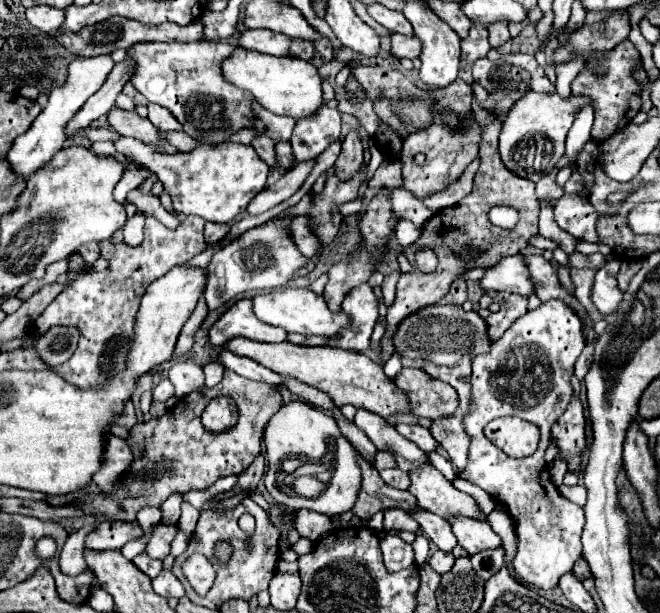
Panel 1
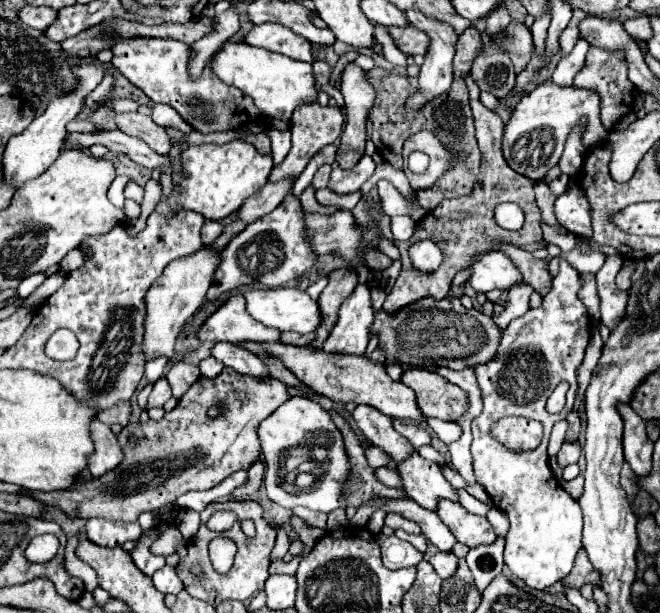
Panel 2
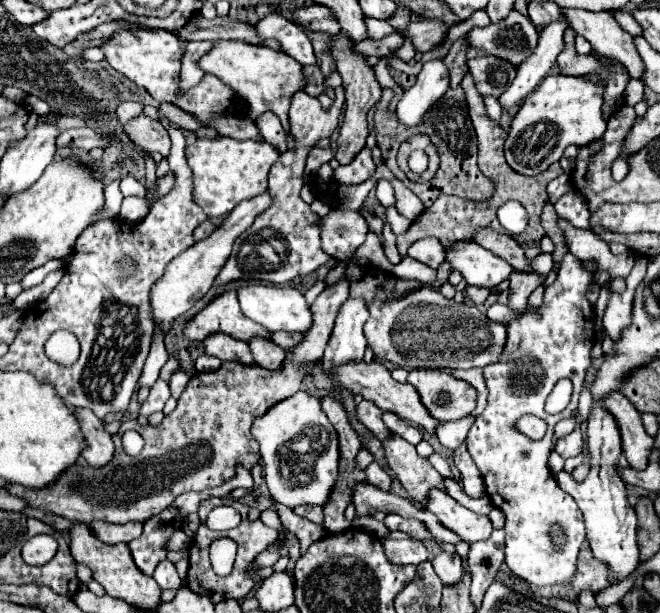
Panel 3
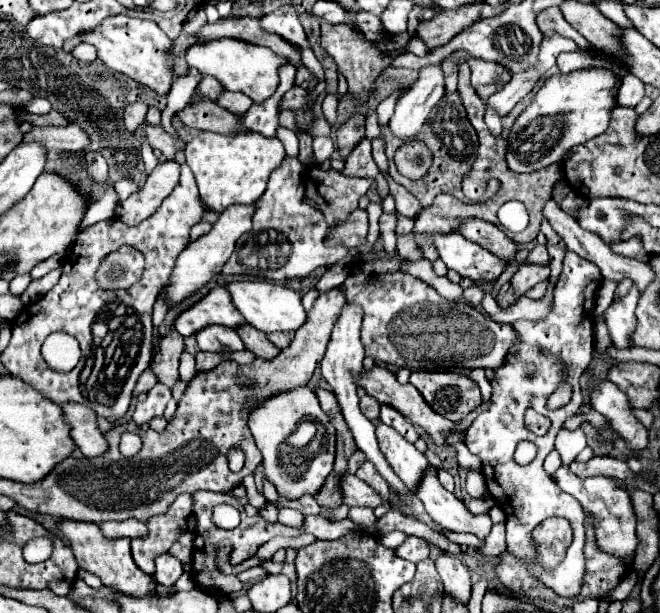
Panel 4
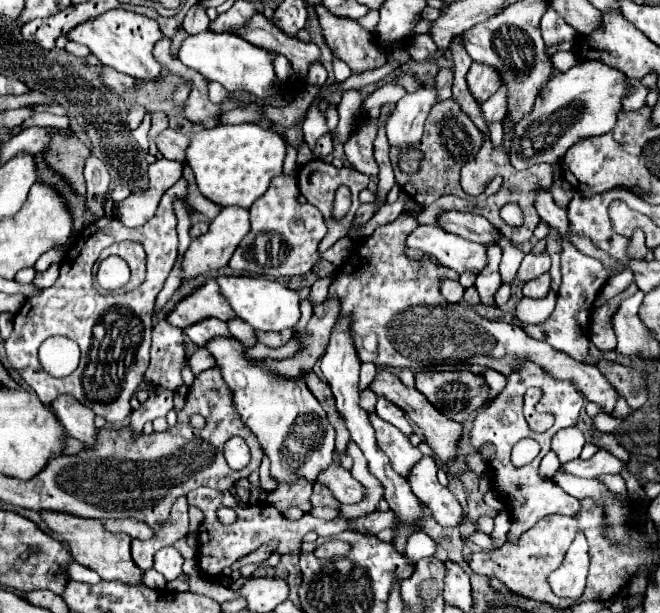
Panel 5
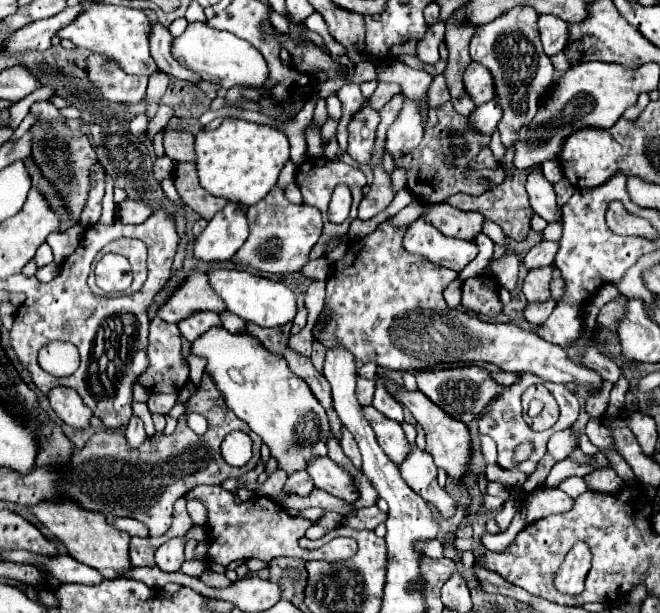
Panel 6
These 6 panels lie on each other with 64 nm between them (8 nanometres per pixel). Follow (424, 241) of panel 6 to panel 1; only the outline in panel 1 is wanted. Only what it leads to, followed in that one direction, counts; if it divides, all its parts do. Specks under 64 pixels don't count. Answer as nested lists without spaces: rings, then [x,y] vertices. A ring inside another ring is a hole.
[[[522,254],[502,258],[494,268],[488,270],[488,274],[480,280],[480,284],[484,290],[498,290],[520,296],[534,294],[532,276],[528,276],[528,266],[524,264]]]

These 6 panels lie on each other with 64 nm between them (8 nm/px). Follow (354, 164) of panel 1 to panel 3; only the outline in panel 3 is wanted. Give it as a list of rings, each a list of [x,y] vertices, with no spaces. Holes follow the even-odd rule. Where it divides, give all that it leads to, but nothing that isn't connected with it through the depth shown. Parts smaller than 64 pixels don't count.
[[[340,34],[332,40],[332,54],[336,58],[336,66],[342,76],[342,86],[344,86],[344,94],[346,94],[346,112],[344,112],[342,126],[338,130],[338,142],[336,142],[338,148],[336,148],[336,156],[334,156],[340,164],[350,164],[356,158],[356,154],[366,146],[366,138],[368,138],[366,114],[380,100],[380,94],[382,94],[380,84],[374,76],[374,70],[364,62],[364,58],[360,54],[354,54],[352,48],[354,48],[354,44]]]

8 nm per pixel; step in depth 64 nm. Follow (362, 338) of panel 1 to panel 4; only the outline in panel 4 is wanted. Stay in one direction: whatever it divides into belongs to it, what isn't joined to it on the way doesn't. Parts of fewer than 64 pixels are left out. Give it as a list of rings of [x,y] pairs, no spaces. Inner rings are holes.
[[[344,304],[336,324],[334,324],[334,330],[332,330],[332,336],[330,336],[330,342],[328,342],[328,350],[320,362],[320,368],[322,368],[322,376],[324,380],[330,384],[332,392],[336,394],[338,398],[338,404],[342,408],[342,414],[344,414],[344,420],[346,424],[350,426],[352,434],[354,434],[354,440],[358,444],[358,450],[362,450],[366,454],[366,458],[378,468],[378,472],[384,476],[384,480],[390,484],[392,490],[396,490],[398,498],[410,494],[410,490],[402,484],[402,480],[392,472],[392,468],[388,466],[386,458],[382,456],[380,448],[378,448],[378,442],[376,442],[376,436],[374,436],[374,426],[366,420],[366,416],[360,412],[358,408],[358,394],[356,394],[356,378],[362,368],[362,360],[364,360],[364,346],[360,342],[360,324],[362,324],[362,308],[358,304]]]

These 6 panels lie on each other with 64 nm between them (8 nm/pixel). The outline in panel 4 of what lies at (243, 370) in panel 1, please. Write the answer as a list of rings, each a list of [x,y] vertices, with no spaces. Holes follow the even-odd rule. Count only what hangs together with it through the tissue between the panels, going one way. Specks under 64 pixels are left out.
[[[208,326],[196,334],[196,340],[200,344],[200,350],[204,352],[236,352],[246,350],[240,336],[224,326]]]

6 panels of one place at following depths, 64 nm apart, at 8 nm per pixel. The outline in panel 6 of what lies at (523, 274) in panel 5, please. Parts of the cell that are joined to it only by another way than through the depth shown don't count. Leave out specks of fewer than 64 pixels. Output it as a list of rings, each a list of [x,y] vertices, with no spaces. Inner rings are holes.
[[[538,242],[524,256],[524,268],[530,272],[530,270],[542,268],[542,266],[552,266],[556,252],[558,252],[558,242]]]

